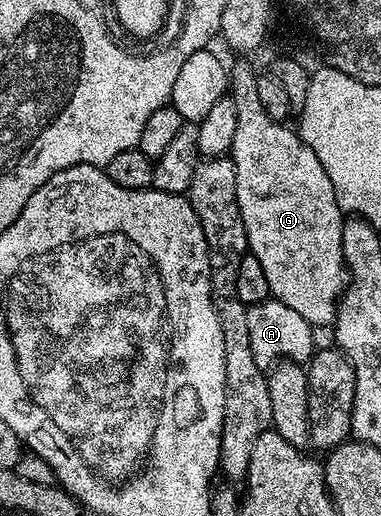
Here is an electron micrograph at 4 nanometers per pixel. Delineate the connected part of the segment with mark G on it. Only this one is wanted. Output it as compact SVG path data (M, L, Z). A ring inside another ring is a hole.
M246 59L236 60L239 61L229 68L229 95L233 106L237 106L237 130L233 134L229 155L237 170L237 206L245 222L250 255L261 262L261 270L265 270L265 279L269 281L269 290L274 299L297 310L297 314L301 314L301 318L313 326L334 325L337 301L343 295L347 276L341 250L345 213L339 207L333 182L329 182L329 174L325 174L325 166L317 162L317 154L309 150L294 127L286 128L286 123L265 114L265 106L261 106L261 97L257 95L257 72L243 61Z

